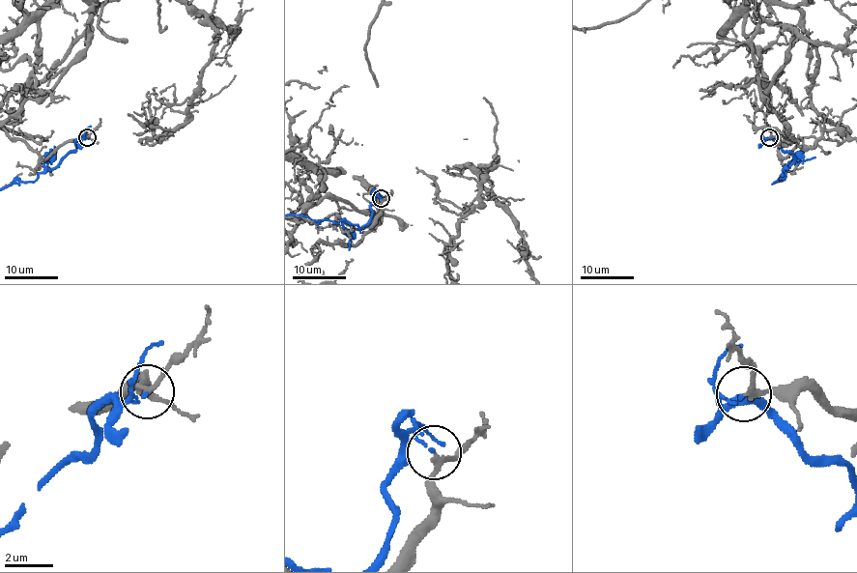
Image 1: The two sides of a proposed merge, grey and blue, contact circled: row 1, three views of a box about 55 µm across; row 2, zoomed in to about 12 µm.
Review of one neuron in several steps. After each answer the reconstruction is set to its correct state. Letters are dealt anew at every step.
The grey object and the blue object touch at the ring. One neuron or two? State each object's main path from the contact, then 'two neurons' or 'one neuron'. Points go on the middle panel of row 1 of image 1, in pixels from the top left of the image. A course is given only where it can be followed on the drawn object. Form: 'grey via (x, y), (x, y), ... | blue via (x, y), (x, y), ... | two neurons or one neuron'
blue via (381, 199), (375, 196), (368, 221), (357, 227), (340, 220), (338, 223), (312, 221), (300, 214) | two neurons

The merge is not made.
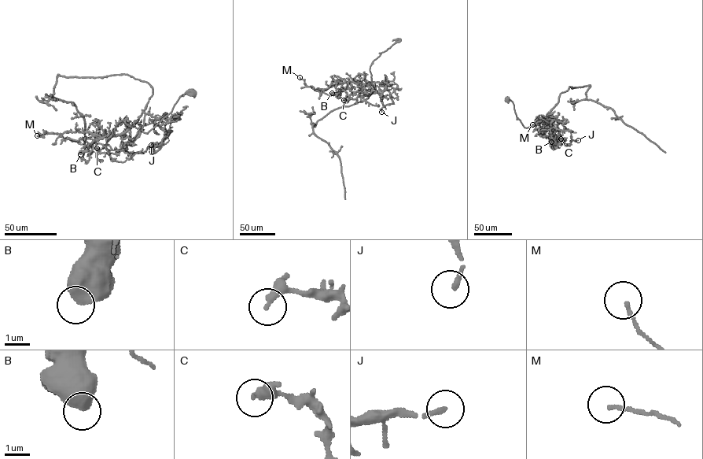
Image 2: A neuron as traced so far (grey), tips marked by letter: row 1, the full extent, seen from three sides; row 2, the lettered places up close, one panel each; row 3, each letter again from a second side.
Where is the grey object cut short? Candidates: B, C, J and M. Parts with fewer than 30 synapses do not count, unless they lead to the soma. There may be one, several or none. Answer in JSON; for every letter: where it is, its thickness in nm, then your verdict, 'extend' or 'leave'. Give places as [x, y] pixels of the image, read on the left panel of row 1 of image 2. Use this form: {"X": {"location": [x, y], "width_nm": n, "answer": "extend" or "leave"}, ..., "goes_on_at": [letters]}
{"B": {"location": [80, 154], "width_nm": 650, "answer": "leave"}, "C": {"location": [97, 148], "width_nm": 240, "answer": "leave"}, "J": {"location": [151, 145], "width_nm": 180, "answer": "leave"}, "M": {"location": [37, 135], "width_nm": 110, "answer": "leave"}, "goes_on_at": []}

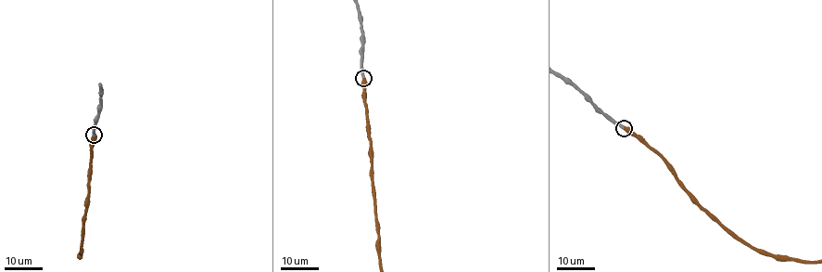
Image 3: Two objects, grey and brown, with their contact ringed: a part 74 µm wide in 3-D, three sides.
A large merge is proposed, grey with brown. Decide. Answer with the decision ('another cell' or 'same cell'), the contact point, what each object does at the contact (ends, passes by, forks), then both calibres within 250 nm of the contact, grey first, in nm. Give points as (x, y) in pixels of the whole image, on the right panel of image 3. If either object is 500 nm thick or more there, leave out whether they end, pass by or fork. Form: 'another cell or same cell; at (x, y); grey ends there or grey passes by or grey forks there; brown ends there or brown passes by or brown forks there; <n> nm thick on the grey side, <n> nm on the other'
same cell; at (624, 128); 480 nm thick on the grey side, 550 nm on the other

